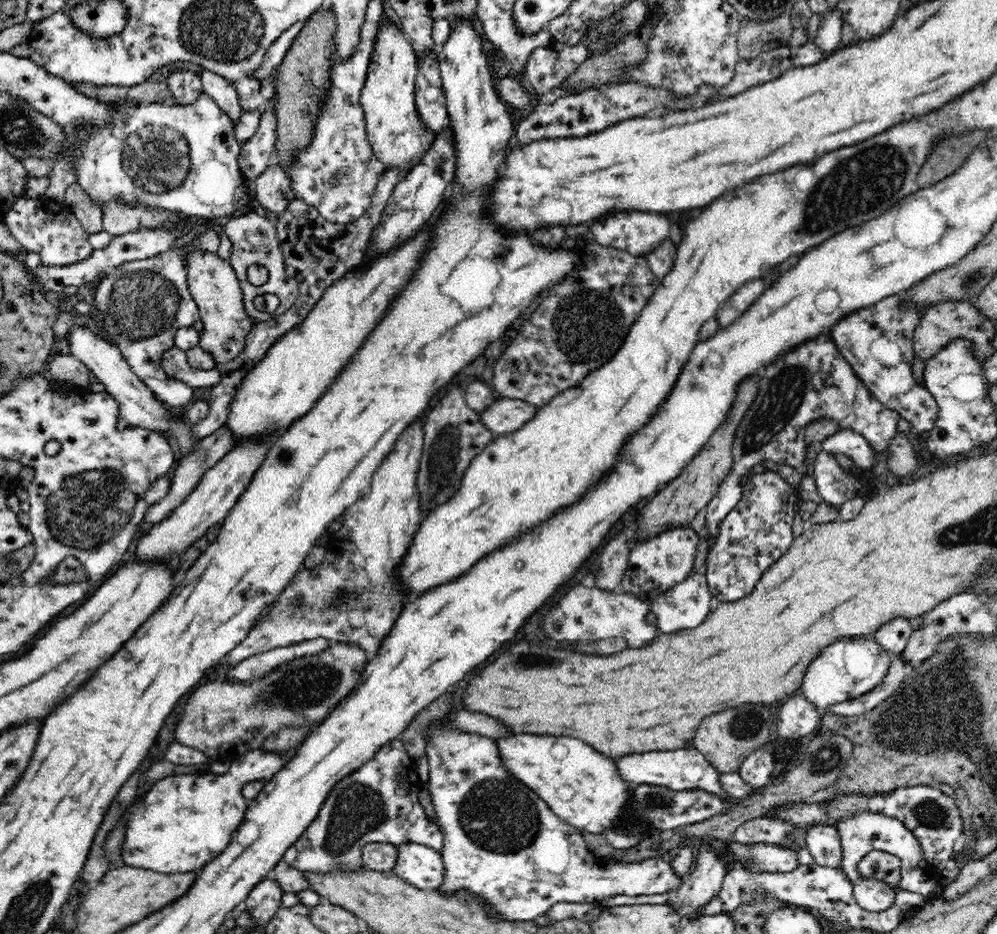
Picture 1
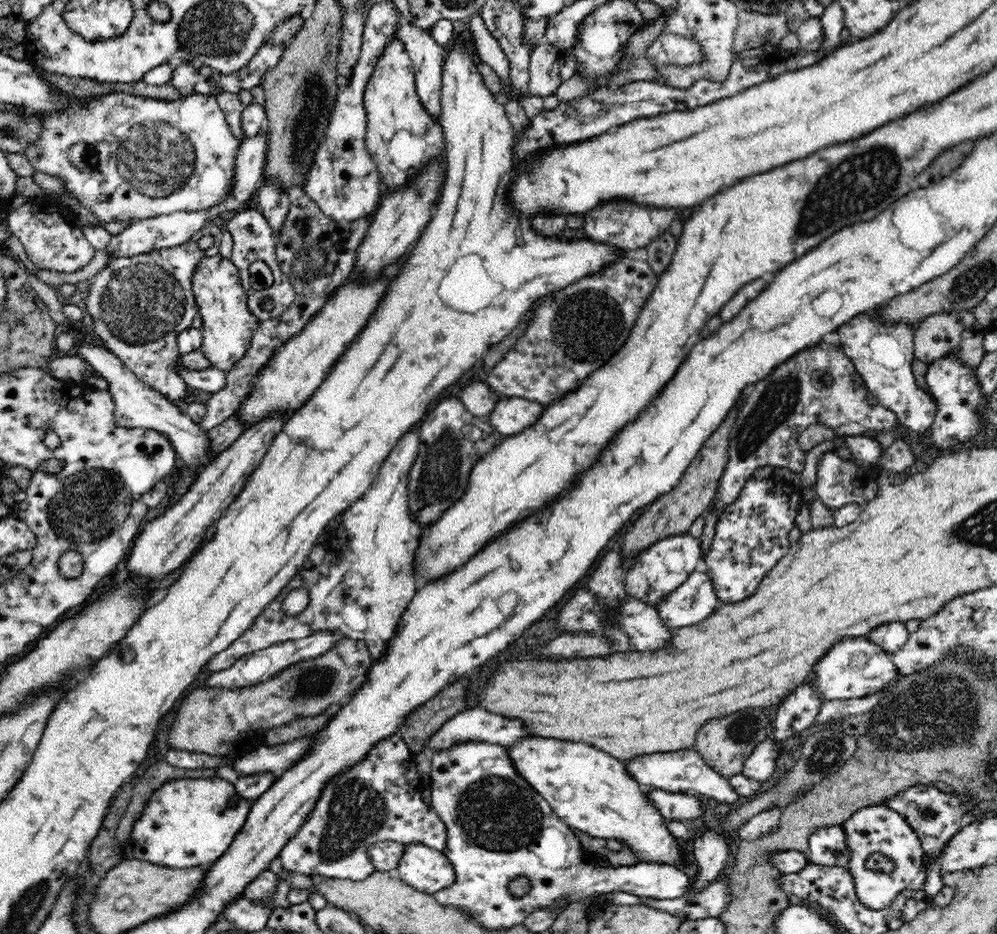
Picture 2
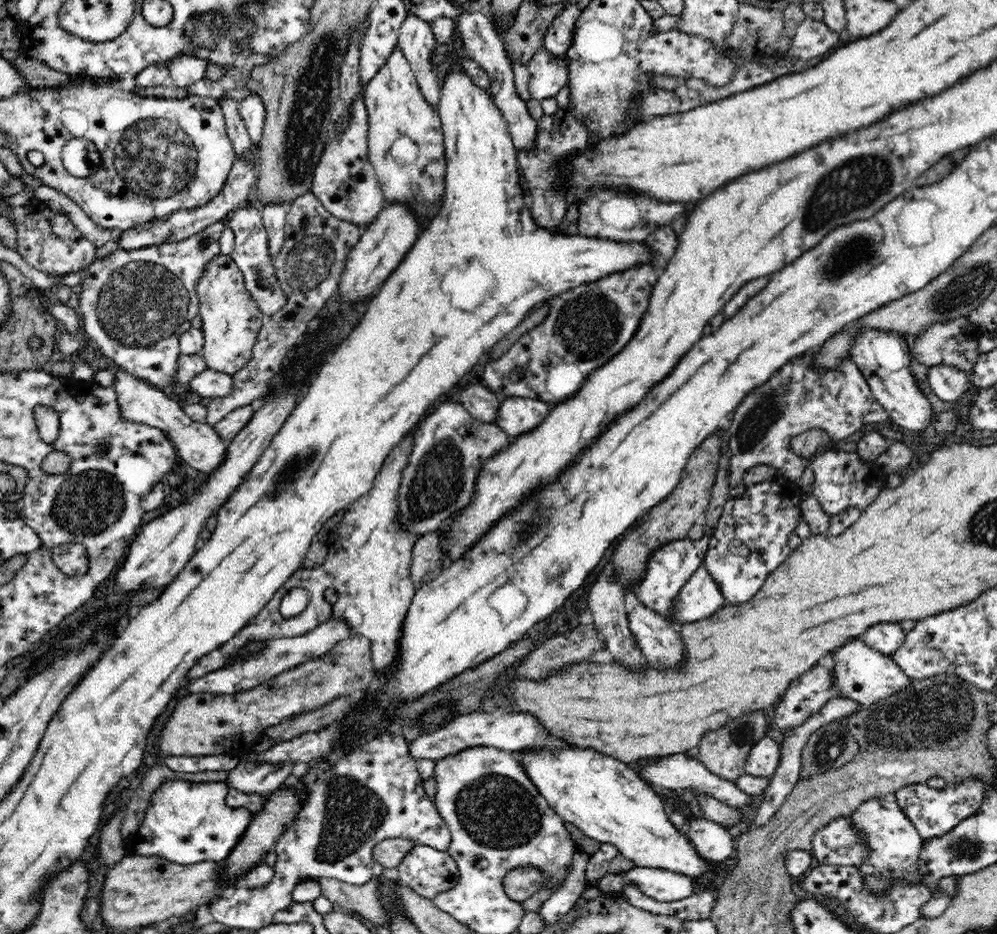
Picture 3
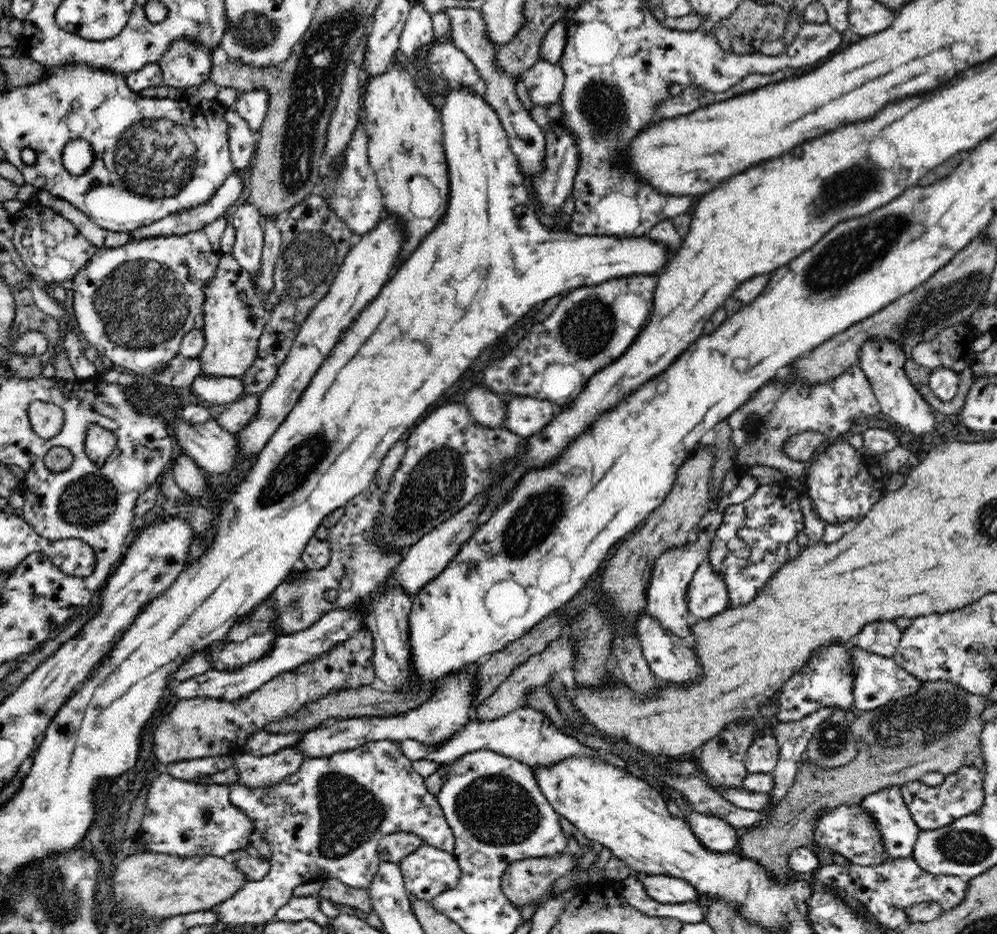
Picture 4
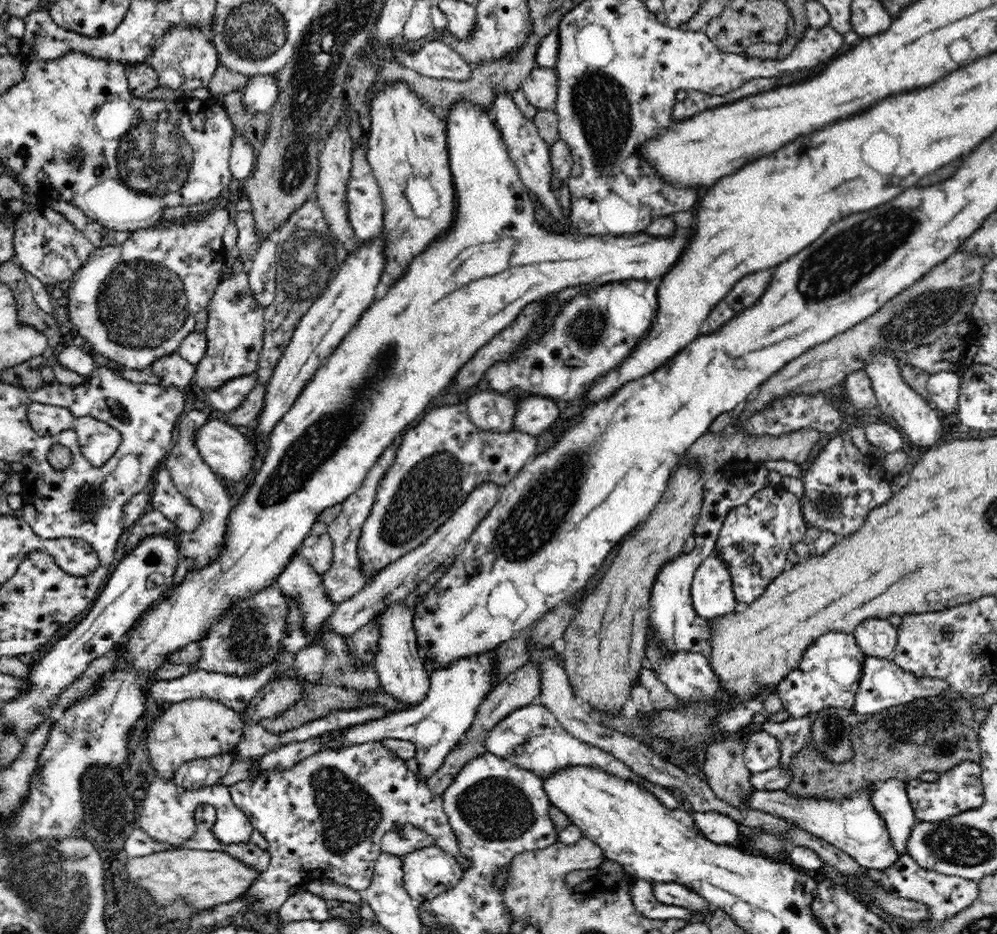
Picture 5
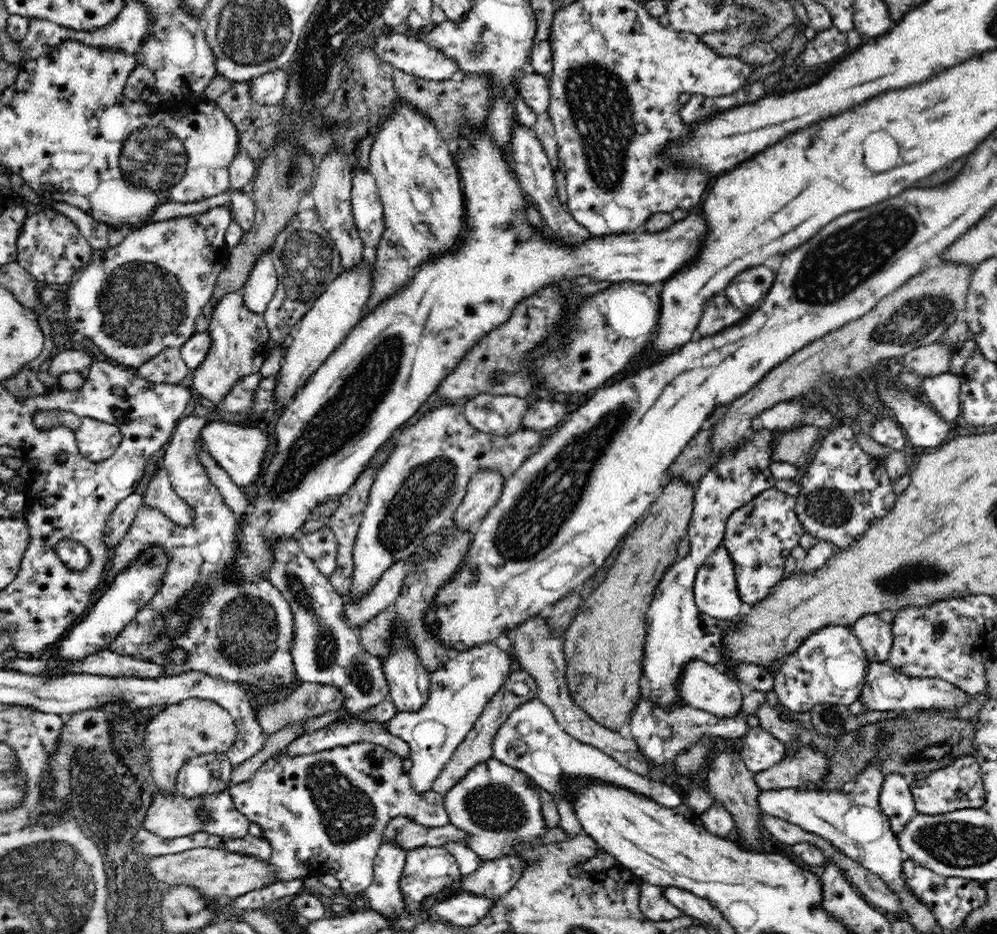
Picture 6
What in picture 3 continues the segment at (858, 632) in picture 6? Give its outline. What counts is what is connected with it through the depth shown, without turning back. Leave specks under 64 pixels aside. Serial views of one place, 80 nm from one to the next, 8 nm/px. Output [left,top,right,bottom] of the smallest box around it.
[861,623,906,656]

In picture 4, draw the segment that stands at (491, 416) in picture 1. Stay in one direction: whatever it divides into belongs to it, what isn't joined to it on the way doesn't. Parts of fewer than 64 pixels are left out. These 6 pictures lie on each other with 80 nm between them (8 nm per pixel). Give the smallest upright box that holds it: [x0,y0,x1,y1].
[504,396,556,437]

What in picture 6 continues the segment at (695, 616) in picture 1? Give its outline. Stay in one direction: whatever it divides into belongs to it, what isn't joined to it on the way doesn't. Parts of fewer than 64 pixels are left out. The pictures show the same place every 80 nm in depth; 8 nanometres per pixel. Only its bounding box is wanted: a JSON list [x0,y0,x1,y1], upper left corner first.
[693,544,743,621]

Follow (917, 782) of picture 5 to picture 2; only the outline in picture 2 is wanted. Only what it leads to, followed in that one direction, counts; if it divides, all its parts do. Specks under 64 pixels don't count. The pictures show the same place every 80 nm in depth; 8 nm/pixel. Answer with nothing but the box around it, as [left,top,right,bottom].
[884,784,977,858]

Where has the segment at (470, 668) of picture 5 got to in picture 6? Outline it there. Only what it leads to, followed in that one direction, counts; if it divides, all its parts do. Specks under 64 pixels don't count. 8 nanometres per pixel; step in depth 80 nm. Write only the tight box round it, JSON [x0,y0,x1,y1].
[385,642,512,793]

